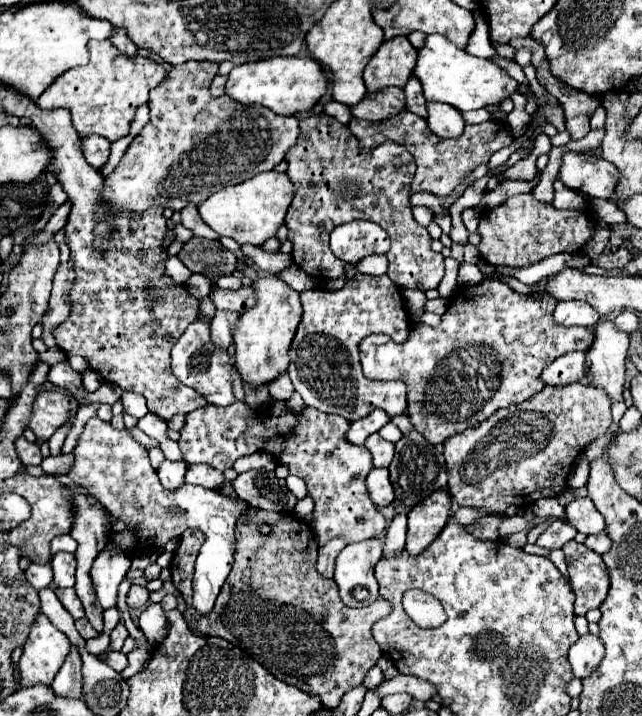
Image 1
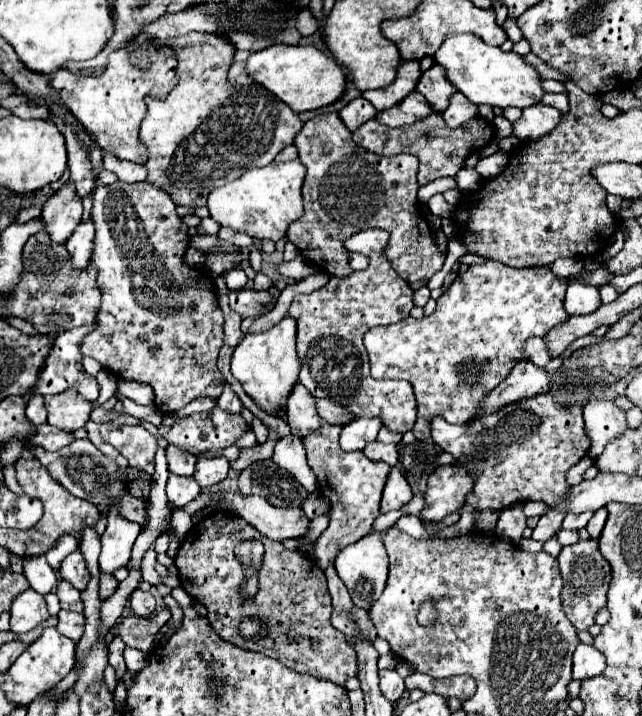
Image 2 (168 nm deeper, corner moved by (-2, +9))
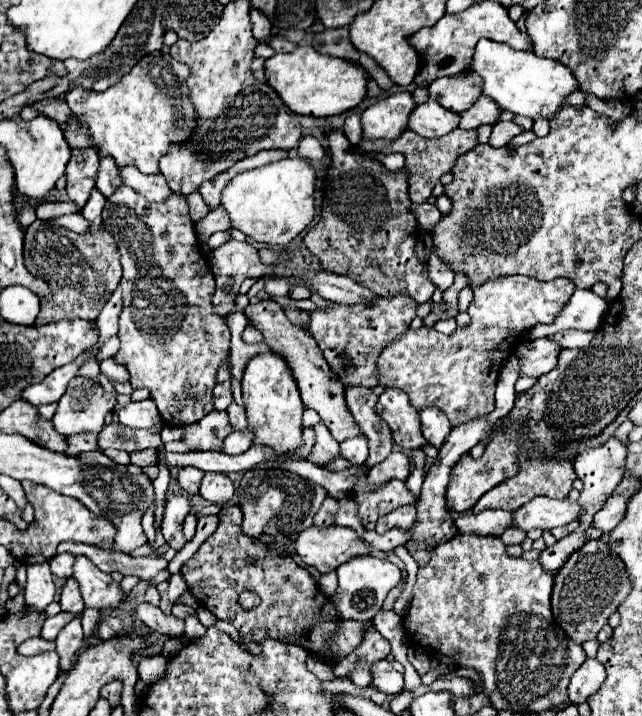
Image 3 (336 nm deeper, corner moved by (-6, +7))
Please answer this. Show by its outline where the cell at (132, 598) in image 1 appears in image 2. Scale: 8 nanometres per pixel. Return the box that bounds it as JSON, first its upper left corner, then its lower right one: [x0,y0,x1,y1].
[129,588,155,616]

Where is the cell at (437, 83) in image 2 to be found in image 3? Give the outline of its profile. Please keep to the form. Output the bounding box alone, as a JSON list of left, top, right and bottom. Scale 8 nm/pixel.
[429,72,481,112]

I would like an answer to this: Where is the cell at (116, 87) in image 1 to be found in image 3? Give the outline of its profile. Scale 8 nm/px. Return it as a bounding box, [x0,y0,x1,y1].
[65,52,197,174]

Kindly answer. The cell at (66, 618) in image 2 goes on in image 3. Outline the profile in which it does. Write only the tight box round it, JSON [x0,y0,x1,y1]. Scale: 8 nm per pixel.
[57,618,83,674]

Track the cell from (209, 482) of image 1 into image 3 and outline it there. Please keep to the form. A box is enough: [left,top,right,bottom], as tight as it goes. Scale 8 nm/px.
[201,472,235,504]

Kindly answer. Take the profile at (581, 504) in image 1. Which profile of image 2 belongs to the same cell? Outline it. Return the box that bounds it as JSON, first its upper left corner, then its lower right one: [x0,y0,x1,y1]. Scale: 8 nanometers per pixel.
[563,510,593,530]

